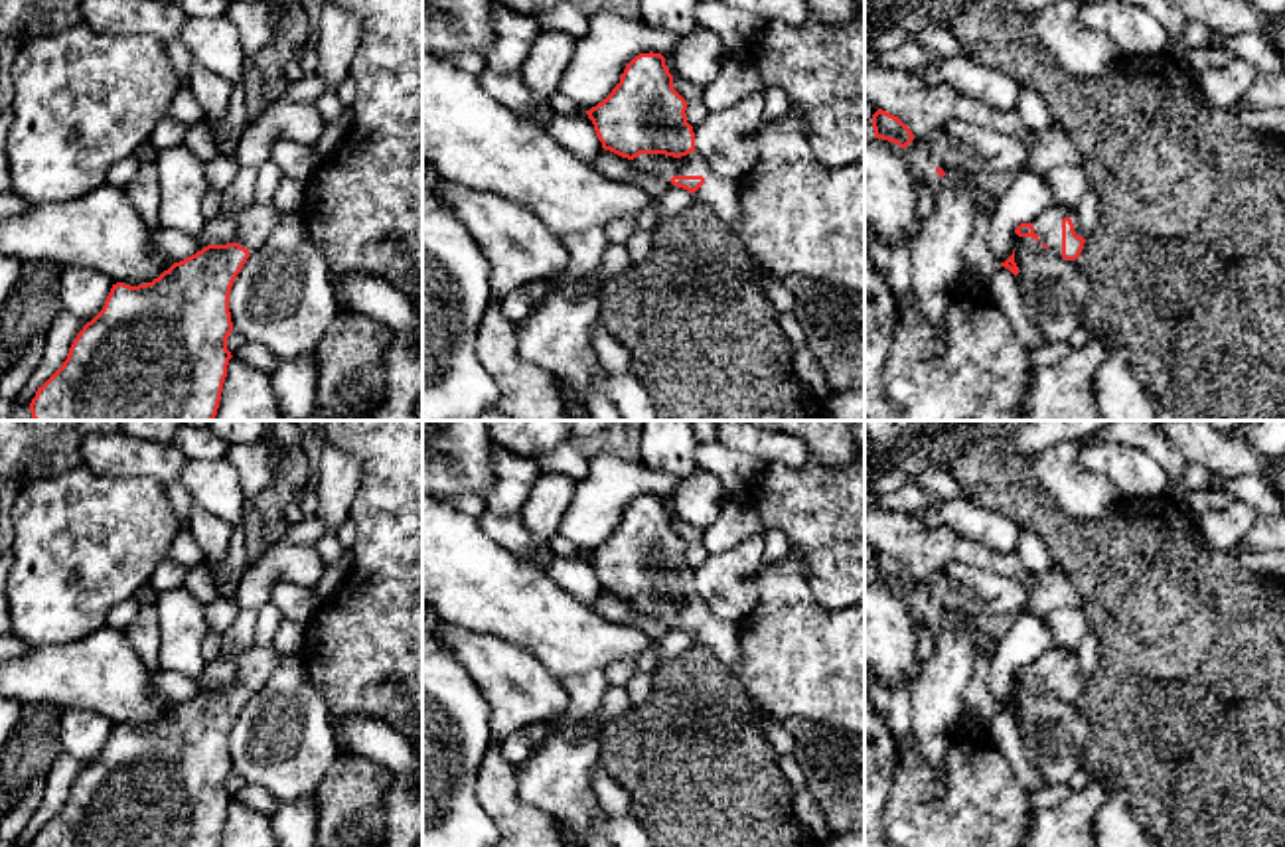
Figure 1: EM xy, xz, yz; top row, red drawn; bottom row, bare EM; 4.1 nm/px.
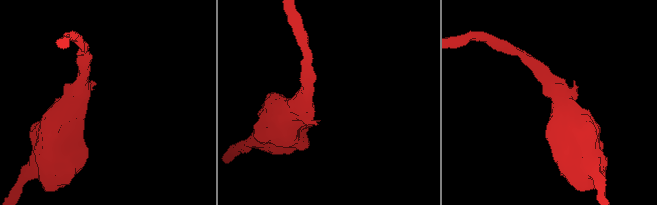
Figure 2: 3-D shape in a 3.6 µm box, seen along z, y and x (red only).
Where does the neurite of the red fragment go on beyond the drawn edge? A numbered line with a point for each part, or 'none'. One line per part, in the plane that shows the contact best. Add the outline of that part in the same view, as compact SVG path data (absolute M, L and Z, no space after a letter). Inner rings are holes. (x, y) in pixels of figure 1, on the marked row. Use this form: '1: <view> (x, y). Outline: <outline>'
1: yz (1047, 226). Outline: M1050 205L1032 221L1032 227L1038 239L1058 257L1062 257L1062 219L1064 217L1072 219L1076 235L1082 237L1076 209Z

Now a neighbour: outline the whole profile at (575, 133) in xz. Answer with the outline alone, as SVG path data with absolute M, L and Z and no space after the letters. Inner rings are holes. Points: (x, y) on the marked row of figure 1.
M586 113L559 115L549 124L547 132L561 148L594 166L602 142L598 140L594 124Z

